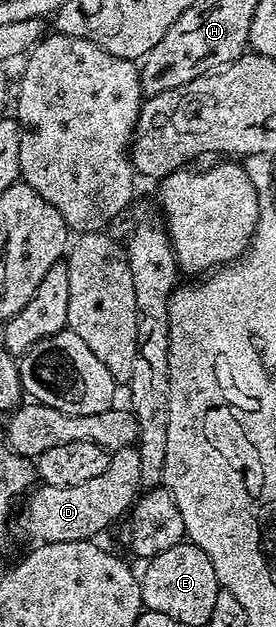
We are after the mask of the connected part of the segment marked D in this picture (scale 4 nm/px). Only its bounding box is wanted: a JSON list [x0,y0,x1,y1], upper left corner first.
[18,447,141,544]

